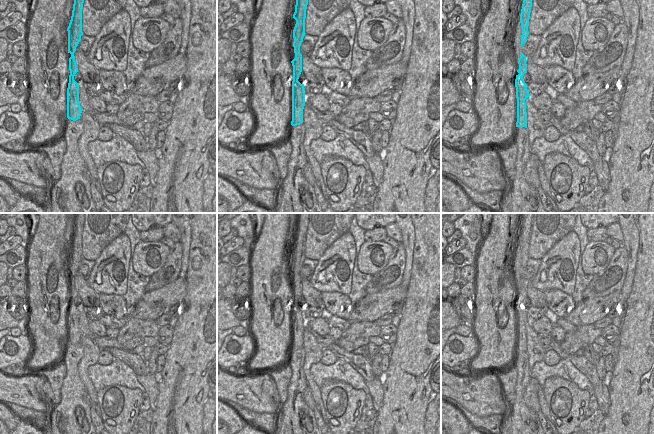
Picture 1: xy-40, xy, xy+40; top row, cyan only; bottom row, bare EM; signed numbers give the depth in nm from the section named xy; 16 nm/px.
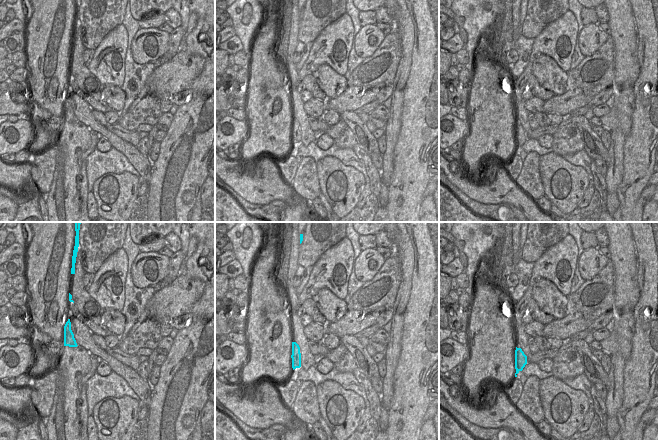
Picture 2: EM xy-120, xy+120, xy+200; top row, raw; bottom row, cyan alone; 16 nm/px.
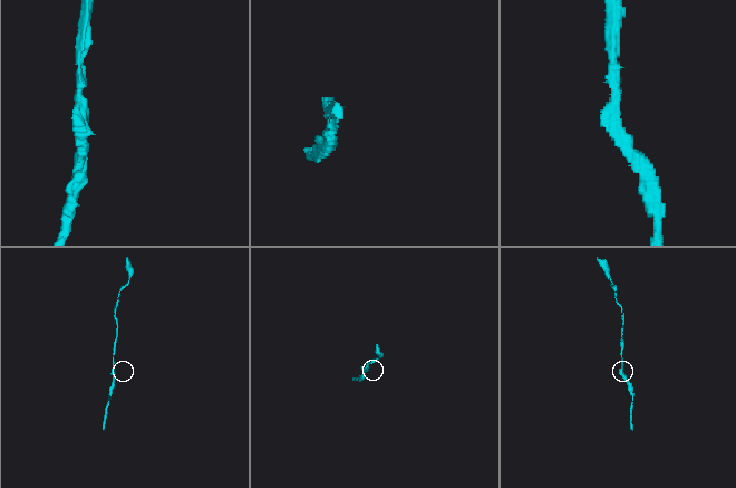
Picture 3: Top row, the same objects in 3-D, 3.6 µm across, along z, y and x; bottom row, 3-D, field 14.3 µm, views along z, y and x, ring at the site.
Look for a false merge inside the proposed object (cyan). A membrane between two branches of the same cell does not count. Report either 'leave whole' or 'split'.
leave whole

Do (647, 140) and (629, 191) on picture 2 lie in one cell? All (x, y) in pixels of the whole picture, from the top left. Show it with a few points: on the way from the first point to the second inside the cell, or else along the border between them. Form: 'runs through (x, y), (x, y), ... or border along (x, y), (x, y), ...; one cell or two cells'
runs through (639, 153), (638, 169), (635, 178); one cell

